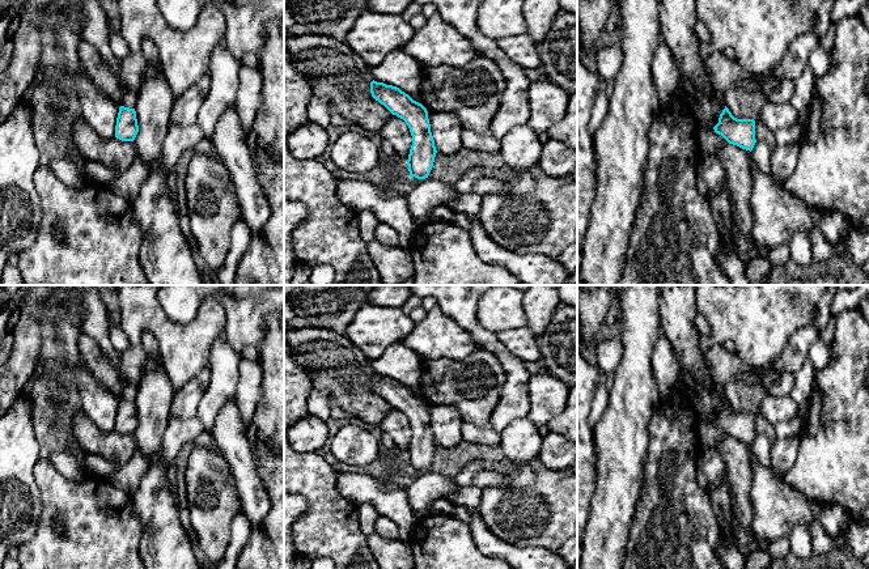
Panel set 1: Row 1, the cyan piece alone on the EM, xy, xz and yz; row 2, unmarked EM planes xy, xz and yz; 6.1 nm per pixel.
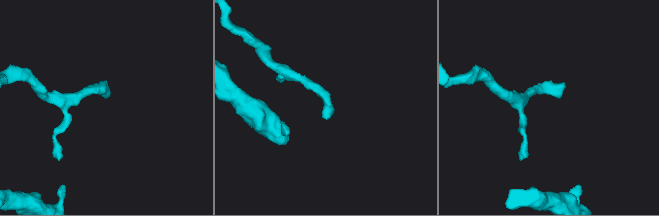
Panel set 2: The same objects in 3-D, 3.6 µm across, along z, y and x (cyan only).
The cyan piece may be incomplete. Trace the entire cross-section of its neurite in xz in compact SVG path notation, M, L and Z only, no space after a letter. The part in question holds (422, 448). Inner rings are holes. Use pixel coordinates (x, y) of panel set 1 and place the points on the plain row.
M374 373L370 375L370 386L393 408L403 412L410 421L412 438L407 458L410 470L415 470L419 474L407 487L407 496L415 519L419 521L429 514L429 508L436 500L452 496L458 489L458 485L452 477L428 470L437 443L427 402L399 381Z

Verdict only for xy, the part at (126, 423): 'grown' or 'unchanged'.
unchanged

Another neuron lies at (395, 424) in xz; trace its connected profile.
M393 408L387 412L382 422L380 424L382 433L389 434L397 450L394 451L394 457L387 459L390 474L406 474L410 471L408 464L408 447L412 438L412 429L406 415L397 408Z

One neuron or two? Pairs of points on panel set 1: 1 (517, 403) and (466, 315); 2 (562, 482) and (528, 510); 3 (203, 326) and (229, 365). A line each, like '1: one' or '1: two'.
1: one
2: one
3: two

